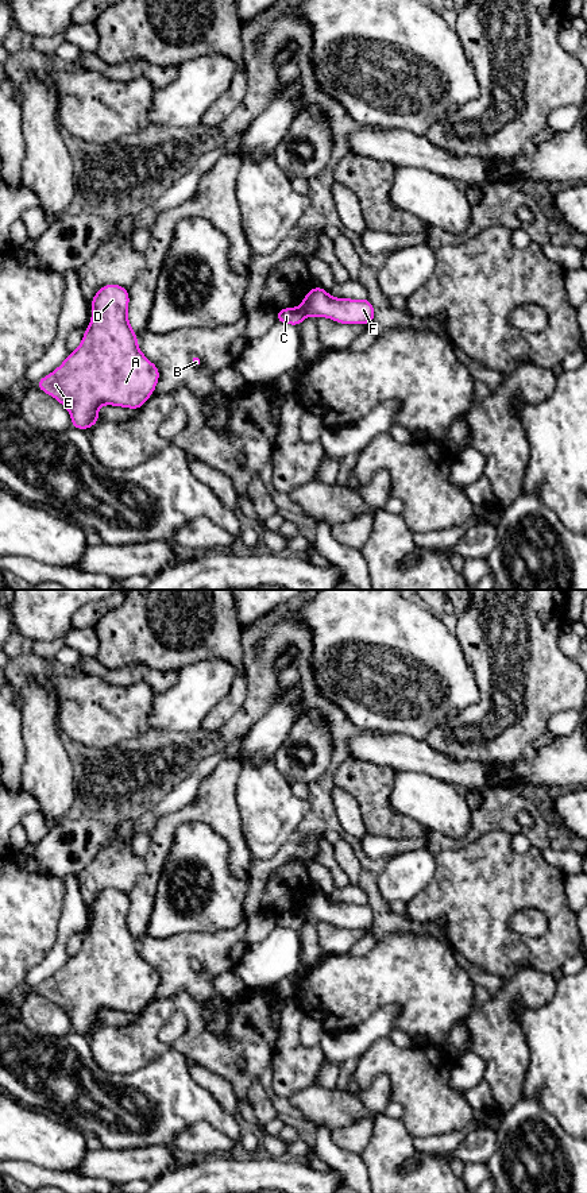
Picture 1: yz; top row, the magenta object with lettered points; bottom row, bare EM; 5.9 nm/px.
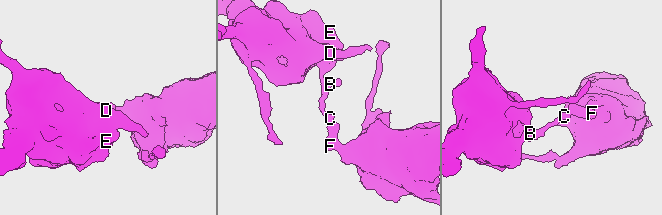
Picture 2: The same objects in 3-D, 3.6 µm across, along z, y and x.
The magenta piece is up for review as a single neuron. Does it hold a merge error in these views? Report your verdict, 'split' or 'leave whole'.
split

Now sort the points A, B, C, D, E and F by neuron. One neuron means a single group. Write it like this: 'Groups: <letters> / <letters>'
Groups: A B C D E / F

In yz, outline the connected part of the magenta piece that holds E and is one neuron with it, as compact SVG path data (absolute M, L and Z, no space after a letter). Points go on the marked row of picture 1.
M120 285L103 286L92 300L92 320L80 347L70 352L36 387L59 401L72 416L72 426L85 431L99 422L99 406L115 405L140 409L159 381L159 370L138 347L138 336L128 323L128 289Z

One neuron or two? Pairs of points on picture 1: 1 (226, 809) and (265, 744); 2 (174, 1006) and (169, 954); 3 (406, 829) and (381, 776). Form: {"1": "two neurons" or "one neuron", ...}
{"1": "two neurons", "2": "two neurons", "3": "one neuron"}

